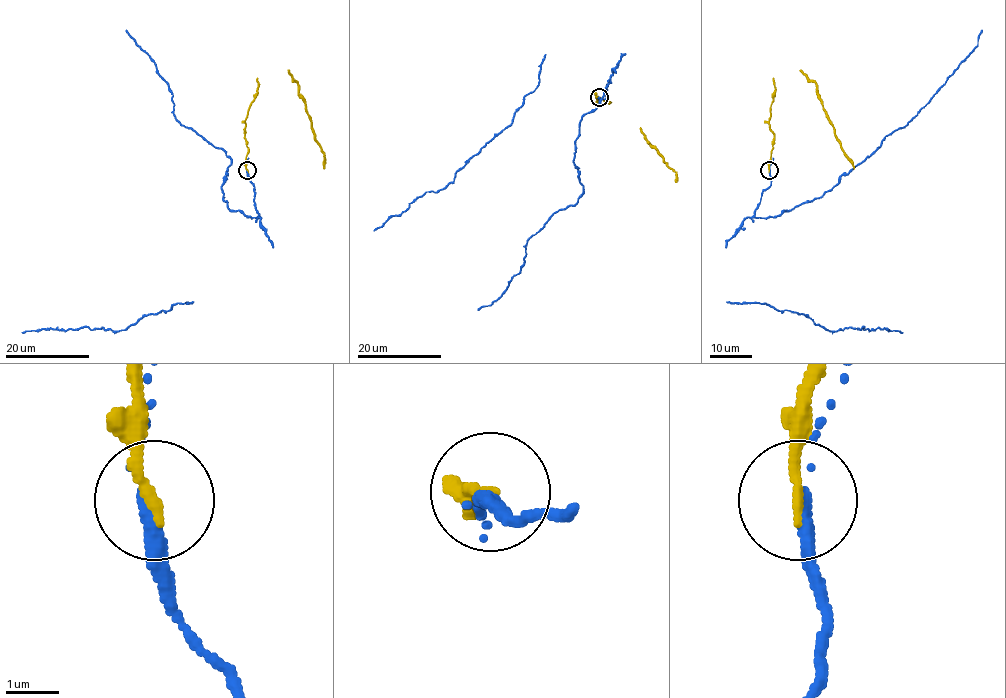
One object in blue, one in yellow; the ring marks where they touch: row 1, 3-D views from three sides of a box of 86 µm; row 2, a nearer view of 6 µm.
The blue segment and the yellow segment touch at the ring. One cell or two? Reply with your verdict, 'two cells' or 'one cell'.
two cells

